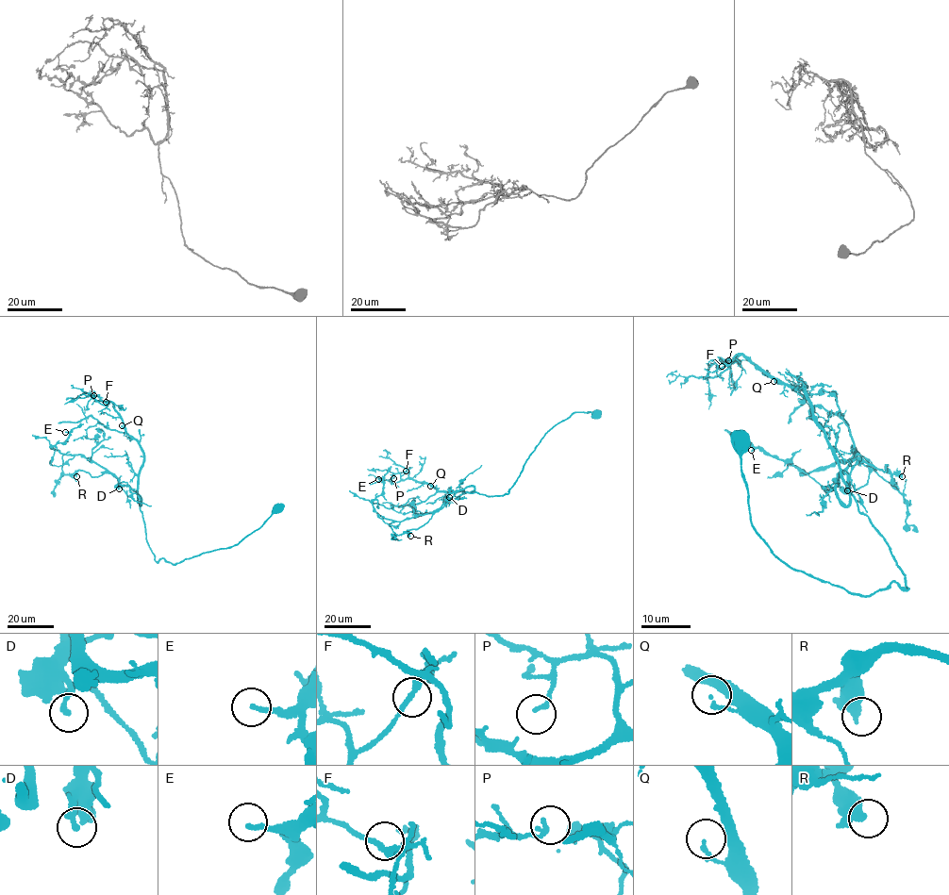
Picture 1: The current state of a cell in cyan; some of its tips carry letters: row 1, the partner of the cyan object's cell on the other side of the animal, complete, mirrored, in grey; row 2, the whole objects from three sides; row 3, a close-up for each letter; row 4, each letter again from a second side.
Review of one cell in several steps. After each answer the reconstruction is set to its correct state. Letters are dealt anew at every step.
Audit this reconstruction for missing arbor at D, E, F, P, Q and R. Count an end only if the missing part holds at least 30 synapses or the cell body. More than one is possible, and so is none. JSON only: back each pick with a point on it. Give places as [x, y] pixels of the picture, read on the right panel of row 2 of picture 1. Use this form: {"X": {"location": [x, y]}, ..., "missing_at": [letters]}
{"missing_at": []}

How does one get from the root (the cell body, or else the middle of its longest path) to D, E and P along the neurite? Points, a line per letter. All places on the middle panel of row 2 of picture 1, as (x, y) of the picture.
D: (597, 414), (575, 412), (550, 429), (508, 493), (489, 497), (470, 493), (474, 488), (470, 486), (449, 497)
E: (597, 414), (575, 412), (550, 429), (504, 495), (470, 486), (435, 512), (392, 521), (373, 505), (378, 479)
P: (597, 414), (575, 412), (550, 429), (504, 495), (443, 492), (401, 479), (399, 473), (393, 478)

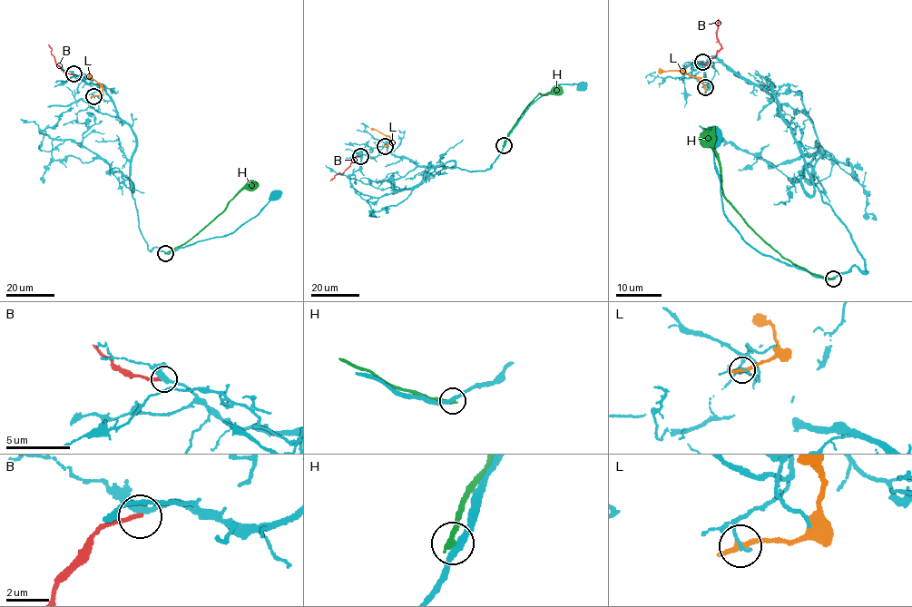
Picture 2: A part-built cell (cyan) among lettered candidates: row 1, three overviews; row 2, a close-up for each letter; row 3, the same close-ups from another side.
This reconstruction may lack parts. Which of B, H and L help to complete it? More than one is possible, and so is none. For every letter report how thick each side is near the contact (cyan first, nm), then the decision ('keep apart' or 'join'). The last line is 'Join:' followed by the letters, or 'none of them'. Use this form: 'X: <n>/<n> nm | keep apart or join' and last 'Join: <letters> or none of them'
B: 360/200 nm | join
H: 300/280 nm | keep apart
L: 140/300 nm | keep apart
Join: B

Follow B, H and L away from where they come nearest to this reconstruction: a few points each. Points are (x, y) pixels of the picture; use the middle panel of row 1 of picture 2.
B: (360, 156), (329, 181)
H: (503, 145), (508, 132), (534, 97), (540, 93), (544, 95), (562, 93)
L: (385, 145), (390, 142), (390, 138), (370, 128)

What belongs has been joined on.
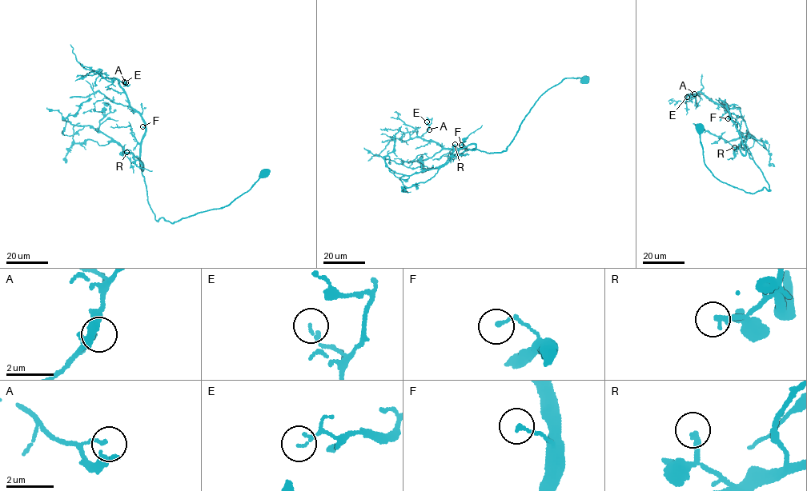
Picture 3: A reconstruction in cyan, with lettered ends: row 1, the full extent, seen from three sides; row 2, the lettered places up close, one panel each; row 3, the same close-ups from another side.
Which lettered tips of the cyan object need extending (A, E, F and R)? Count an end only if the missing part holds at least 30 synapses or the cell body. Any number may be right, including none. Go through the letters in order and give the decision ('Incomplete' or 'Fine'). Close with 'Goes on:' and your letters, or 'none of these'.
A: Fine
E: Fine
F: Fine
R: Incomplete
Goes on: R

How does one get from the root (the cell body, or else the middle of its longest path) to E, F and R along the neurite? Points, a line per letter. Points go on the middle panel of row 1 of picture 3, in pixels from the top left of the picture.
E: (585, 80), (566, 77), (544, 93), (502, 152), (446, 149), (421, 137), (428, 129), (427, 121)
F: (585, 80), (566, 77), (544, 93), (506, 150), (488, 153), (477, 149), (466, 151), (461, 145)
R: (585, 80), (566, 77), (544, 93), (506, 150), (488, 153), (471, 150), (474, 144), (459, 149), (455, 144)

